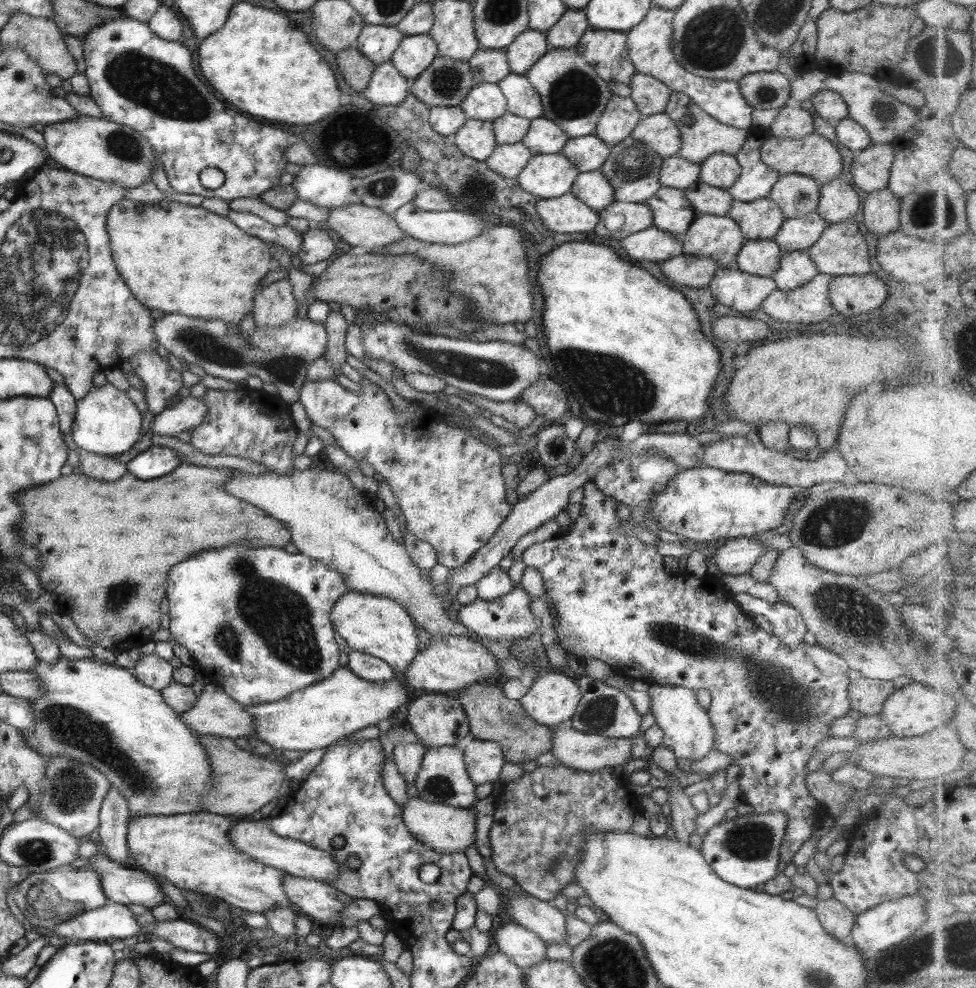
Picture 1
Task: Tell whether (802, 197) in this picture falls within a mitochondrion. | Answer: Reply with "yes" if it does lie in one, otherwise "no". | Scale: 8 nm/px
yes

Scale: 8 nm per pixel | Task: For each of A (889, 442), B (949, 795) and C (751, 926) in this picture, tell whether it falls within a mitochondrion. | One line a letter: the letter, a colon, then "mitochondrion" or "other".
A: other
B: other
C: other

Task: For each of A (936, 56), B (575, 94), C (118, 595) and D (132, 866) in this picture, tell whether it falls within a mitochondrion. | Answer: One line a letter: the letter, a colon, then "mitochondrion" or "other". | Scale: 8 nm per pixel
A: mitochondrion
B: mitochondrion
C: mitochondrion
D: other

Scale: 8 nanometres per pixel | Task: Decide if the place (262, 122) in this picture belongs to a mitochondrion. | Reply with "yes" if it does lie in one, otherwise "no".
no

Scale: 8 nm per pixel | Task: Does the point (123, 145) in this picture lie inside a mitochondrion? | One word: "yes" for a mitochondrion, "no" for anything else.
yes

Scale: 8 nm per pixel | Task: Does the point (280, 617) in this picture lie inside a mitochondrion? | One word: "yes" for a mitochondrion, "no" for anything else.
yes

